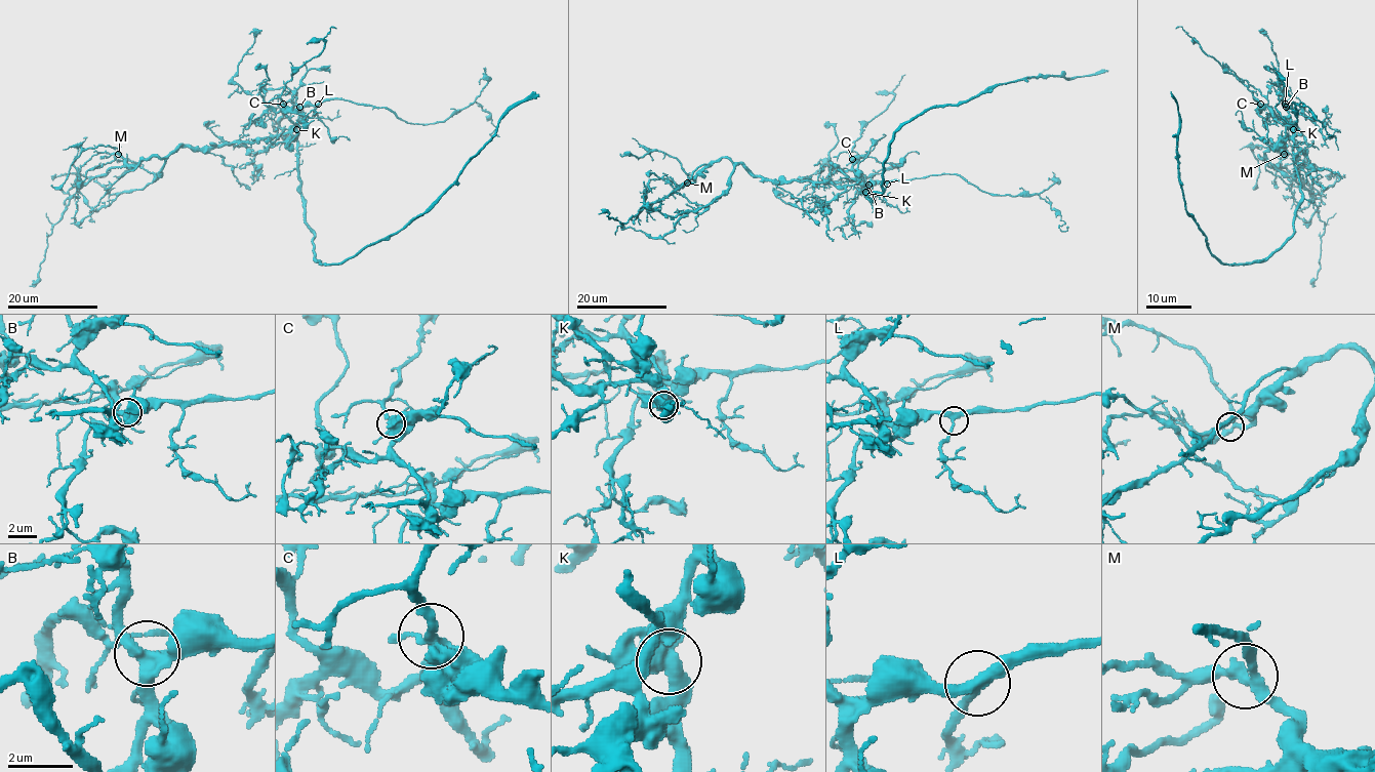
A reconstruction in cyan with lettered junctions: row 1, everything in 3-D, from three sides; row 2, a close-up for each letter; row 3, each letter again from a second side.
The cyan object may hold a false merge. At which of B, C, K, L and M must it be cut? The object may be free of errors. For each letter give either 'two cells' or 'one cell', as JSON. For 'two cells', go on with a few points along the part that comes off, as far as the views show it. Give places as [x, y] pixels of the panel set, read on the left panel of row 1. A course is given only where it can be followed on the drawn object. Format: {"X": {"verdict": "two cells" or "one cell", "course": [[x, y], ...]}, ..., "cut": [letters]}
{"B": {"verdict": "one cell"}, "C": {"verdict": "one cell"}, "K": {"verdict": "two cells", "course": [[296, 130], [301, 202], [315, 258], [337, 263], [415, 218], [456, 179], [507, 113], [539, 95]]}, "L": {"verdict": "one cell"}, "M": {"verdict": "one cell"}, "cut": ["K"]}

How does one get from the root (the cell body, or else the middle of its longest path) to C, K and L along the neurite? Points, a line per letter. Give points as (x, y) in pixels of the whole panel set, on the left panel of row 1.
C: (298, 176), (297, 131), (283, 104)
K: (298, 176), (296, 130)
L: (298, 176), (296, 128), (299, 111), (318, 104)

